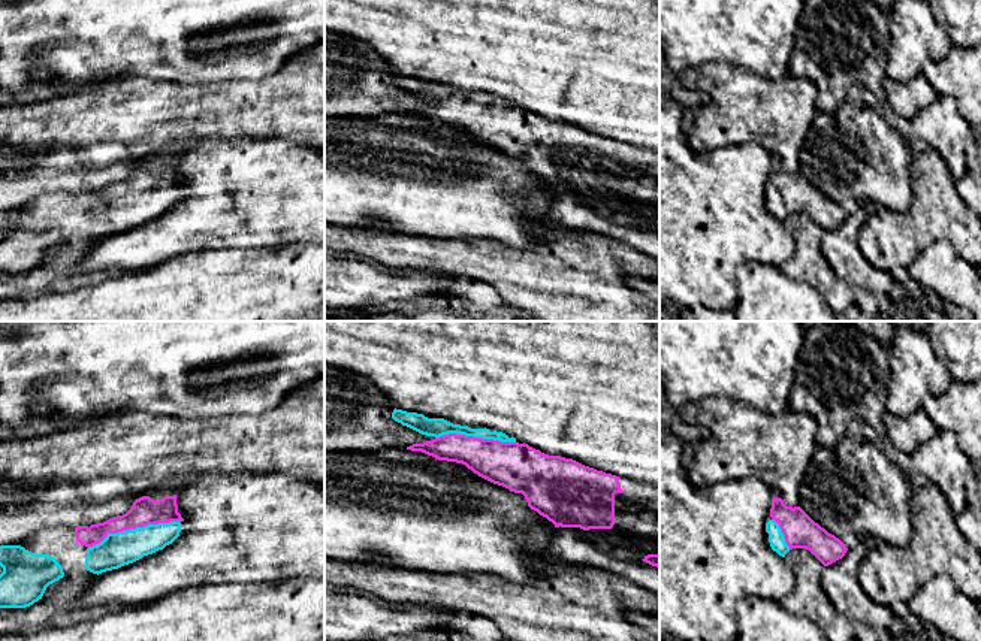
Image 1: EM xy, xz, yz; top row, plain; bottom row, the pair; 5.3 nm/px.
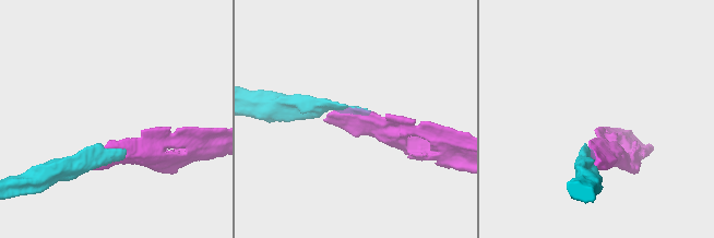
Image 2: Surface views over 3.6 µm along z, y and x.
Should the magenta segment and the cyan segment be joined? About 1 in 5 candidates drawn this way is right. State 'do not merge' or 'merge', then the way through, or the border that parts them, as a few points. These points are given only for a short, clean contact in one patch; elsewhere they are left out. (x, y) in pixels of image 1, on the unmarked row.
merge

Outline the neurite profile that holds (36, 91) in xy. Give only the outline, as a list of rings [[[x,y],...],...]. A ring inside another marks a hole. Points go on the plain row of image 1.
[[[33,72],[31,79],[34,81],[27,90],[21,90],[15,94],[0,90],[0,106],[6,103],[27,103],[36,100],[45,100],[61,93],[73,91],[84,84],[39,84],[37,75]]]

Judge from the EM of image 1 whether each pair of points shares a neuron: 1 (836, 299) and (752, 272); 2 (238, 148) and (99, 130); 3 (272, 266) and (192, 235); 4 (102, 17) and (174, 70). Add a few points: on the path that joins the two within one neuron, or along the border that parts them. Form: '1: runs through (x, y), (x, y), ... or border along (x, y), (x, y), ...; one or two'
1: border along (790, 278), (811, 284), (830, 305); two
2: border along (237, 135), (205, 139), (202, 142); two
3: border along (262, 248), (195, 248), (192, 251); two
4: runs through (120, 26), (156, 62); one

